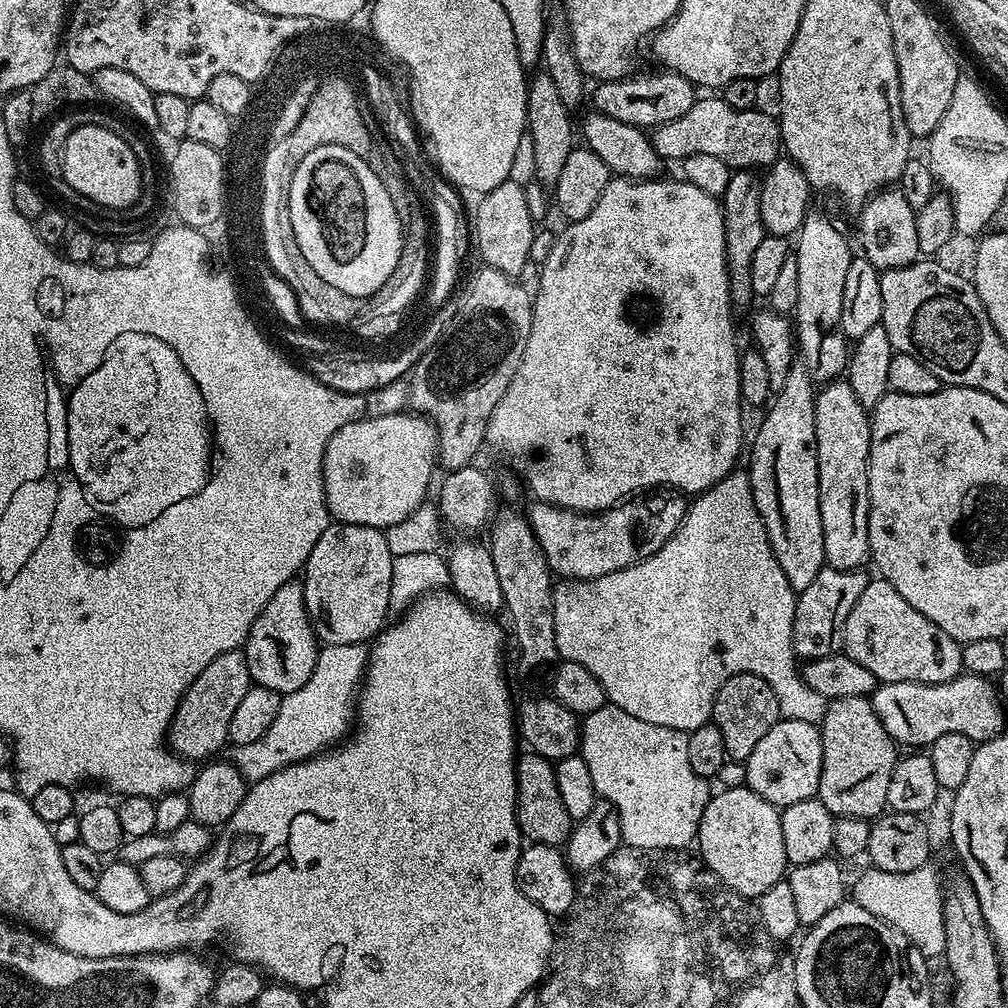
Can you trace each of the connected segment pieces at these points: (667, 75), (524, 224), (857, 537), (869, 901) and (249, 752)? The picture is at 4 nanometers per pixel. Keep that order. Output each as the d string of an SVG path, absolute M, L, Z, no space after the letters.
M656 70L660 72L644 72L641 76L629 74L622 80L606 80L595 85L596 93L591 93L590 100L593 100L595 111L606 114L610 118L618 118L618 122L632 124L635 128L645 130L655 129L657 124L665 124L674 118L682 118L690 106L694 106L698 99L697 89L690 83L685 76L679 72L671 70Z
M506 179L494 190L483 193L476 204L476 226L474 222L474 248L480 251L480 256L487 267L502 270L508 276L519 277L520 271L528 264L528 255L532 252L532 239L536 236L536 228L532 225L534 214L526 202L525 185Z
M837 378L816 393L814 434L818 458L820 513L824 531L824 559L827 567L838 570L860 568L869 563L868 554L868 455L870 454L869 409L864 408L847 379Z
M871 866L865 867L866 870L856 880L856 885L851 885L851 899L858 906L862 906L862 910L870 910L870 914L874 914L874 918L878 918L882 922L886 922L890 926L894 926L894 930L898 930L902 934L906 934L906 938L914 947L921 952L925 958L943 957L944 947L946 946L946 926L944 925L944 890L942 887L942 879L938 873L932 869L932 866L925 866L918 870L910 870L906 874L894 874L890 870L882 870Z
M368 648L362 652L348 652L348 664L340 664L340 680L332 680L332 684L308 684L308 696L300 696L300 716L284 716L284 728L276 728L276 748L243 748L235 745L231 750L230 763L242 774L246 782L255 782L282 770L300 760L308 760L311 756L319 756L329 746L336 746L349 735L354 724L354 701L358 689L364 679L364 668L368 665Z

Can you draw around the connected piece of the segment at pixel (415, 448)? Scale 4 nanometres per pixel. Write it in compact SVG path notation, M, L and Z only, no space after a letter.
M403 410L398 413L387 414L385 417L365 418L350 422L346 426L342 426L342 430L338 430L334 434L334 438L330 438L330 442L326 446L326 454L324 455L324 501L328 503L328 515L333 521L342 524L357 524L358 526L370 526L381 530L394 527L411 515L420 504L425 503L427 496L424 495L427 494L428 483L432 480L432 467L435 469L437 464L436 425L427 420L425 416Z

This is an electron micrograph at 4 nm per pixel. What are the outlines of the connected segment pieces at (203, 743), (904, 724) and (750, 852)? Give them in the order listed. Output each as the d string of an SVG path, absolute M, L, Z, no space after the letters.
M243 651L220 652L218 658L211 660L206 670L202 670L202 674L198 674L198 678L194 678L194 682L190 682L190 686L182 693L180 704L172 715L172 724L168 727L167 747L177 757L189 762L204 762L215 757L212 755L223 744L229 743L230 717L251 687L252 675L246 666Z
M961 674L941 684L881 683L870 697L874 714L897 745L931 746L942 734L966 734L974 742L991 740L1005 731L1004 708L997 685L983 676Z
M726 788L709 799L702 814L699 855L711 872L730 890L745 898L758 898L785 879L790 865L782 846L781 809L748 789Z

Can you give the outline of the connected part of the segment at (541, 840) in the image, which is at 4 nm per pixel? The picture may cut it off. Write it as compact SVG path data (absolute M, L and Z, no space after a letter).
M525 751L516 762L516 821L520 827L521 837L533 844L563 845L573 829L573 818L570 814L566 814L562 794L558 794L558 782L553 761L542 758L536 752Z

